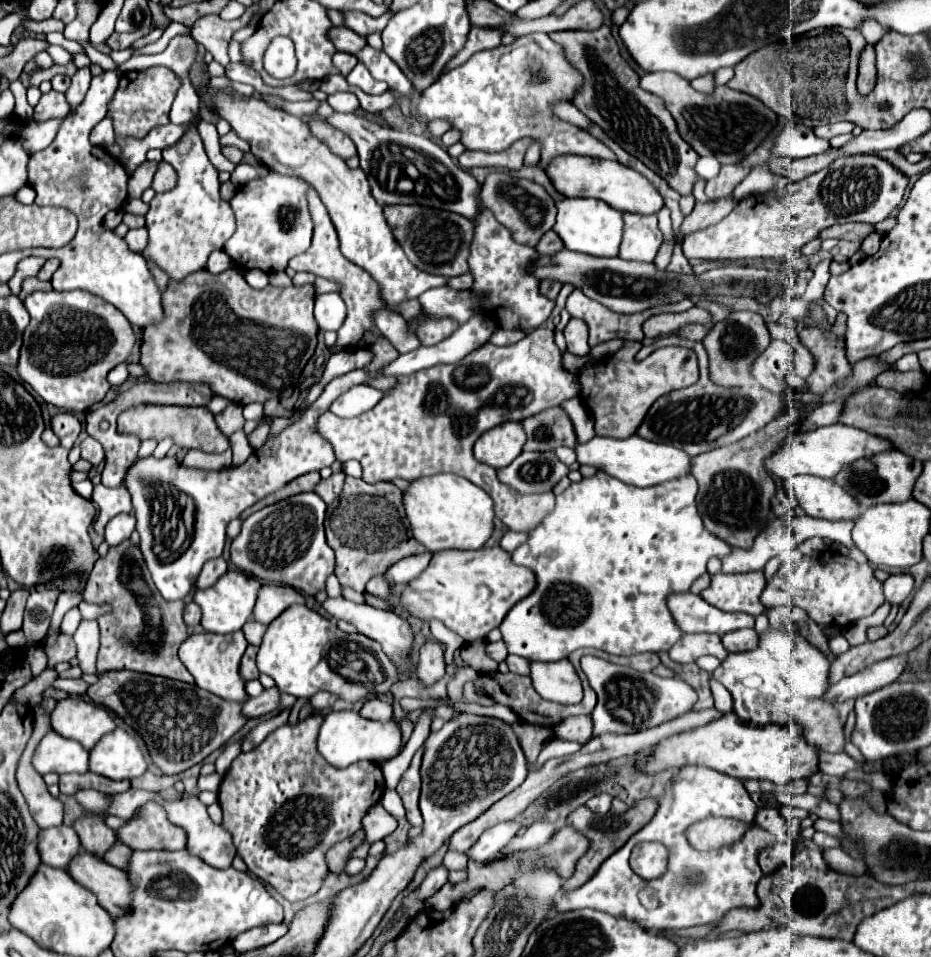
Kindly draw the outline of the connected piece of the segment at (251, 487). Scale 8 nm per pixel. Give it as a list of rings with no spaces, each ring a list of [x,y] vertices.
[[[352,370],[346,376],[338,376],[338,378],[330,380],[326,384],[324,392],[310,406],[306,406],[302,410],[294,408],[290,412],[290,418],[294,418],[294,422],[288,428],[284,428],[276,436],[270,436],[266,440],[266,444],[262,448],[254,450],[250,454],[250,458],[240,466],[230,466],[230,468],[222,468],[222,470],[200,470],[200,468],[184,466],[174,456],[164,456],[164,458],[146,456],[146,458],[138,458],[128,468],[126,478],[124,478],[124,486],[128,488],[130,496],[132,496],[132,508],[134,508],[134,516],[136,516],[136,530],[140,534],[140,552],[144,556],[144,562],[146,562],[146,566],[152,574],[152,580],[154,580],[158,592],[162,594],[162,598],[182,600],[186,594],[192,592],[194,582],[196,582],[204,562],[210,560],[210,558],[218,558],[222,554],[224,542],[226,542],[228,522],[238,518],[248,506],[252,506],[258,500],[266,498],[268,494],[284,488],[290,480],[294,480],[302,474],[322,470],[324,466],[332,466],[336,456],[334,456],[332,446],[328,446],[328,442],[316,430],[318,418],[328,412],[330,404],[342,392],[346,392],[354,384],[364,384],[366,380],[370,380],[370,378],[362,370]]]

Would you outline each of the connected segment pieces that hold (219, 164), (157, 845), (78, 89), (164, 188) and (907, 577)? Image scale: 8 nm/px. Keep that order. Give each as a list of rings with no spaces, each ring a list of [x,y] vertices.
[[[200,122],[200,136],[202,136],[202,142],[204,142],[206,154],[208,154],[210,162],[216,166],[216,170],[232,173],[235,165],[222,154],[216,126],[214,124],[208,124],[208,122]]]
[[[154,802],[142,806],[138,820],[128,822],[118,830],[120,840],[132,850],[184,850],[184,830],[172,826]]]
[[[80,68],[80,70],[76,70],[76,74],[72,76],[72,84],[70,84],[70,88],[64,92],[66,102],[70,104],[70,110],[74,110],[76,106],[82,104],[86,92],[88,92],[88,86],[90,86],[91,79],[92,74],[88,68]]]
[[[160,162],[158,164],[158,170],[154,174],[154,182],[152,182],[152,188],[156,192],[168,192],[176,186],[176,172],[172,166],[168,166],[166,162]]]
[[[890,574],[890,578],[884,582],[884,594],[886,600],[892,604],[900,604],[904,598],[912,594],[914,588],[914,578],[912,574]]]

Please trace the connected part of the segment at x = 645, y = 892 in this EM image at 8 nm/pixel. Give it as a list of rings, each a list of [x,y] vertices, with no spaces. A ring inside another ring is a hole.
[[[684,766],[666,784],[664,796],[658,800],[658,810],[654,818],[640,832],[636,832],[620,850],[616,850],[584,886],[568,894],[558,894],[556,910],[568,912],[578,908],[592,908],[610,916],[624,916],[626,920],[636,922],[644,930],[680,930],[700,924],[714,924],[732,908],[754,908],[758,906],[756,884],[762,878],[758,854],[760,850],[776,842],[770,832],[766,832],[754,822],[756,810],[758,808],[746,792],[742,780],[728,778],[716,770],[700,766]],[[710,816],[734,818],[744,822],[748,828],[738,842],[716,850],[700,852],[690,846],[686,830],[694,822],[706,820]],[[650,840],[664,844],[670,858],[664,876],[644,880],[632,872],[628,858],[638,842]]]

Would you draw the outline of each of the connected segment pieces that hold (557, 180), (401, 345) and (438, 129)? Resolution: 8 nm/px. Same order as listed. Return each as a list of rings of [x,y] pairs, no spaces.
[[[564,154],[564,156],[556,156],[554,160],[550,160],[550,164],[546,166],[546,176],[554,184],[554,188],[564,196],[598,198],[620,212],[656,214],[664,206],[664,198],[658,194],[658,190],[640,172],[636,172],[620,162]]]
[[[378,312],[376,326],[396,346],[396,350],[400,354],[412,352],[420,346],[418,338],[406,330],[406,320],[398,318],[398,314],[394,314],[394,312]]]
[[[432,120],[430,124],[428,124],[428,130],[430,130],[430,134],[432,136],[436,136],[436,138],[440,138],[444,132],[448,132],[452,128],[452,124],[448,122],[448,120]]]

